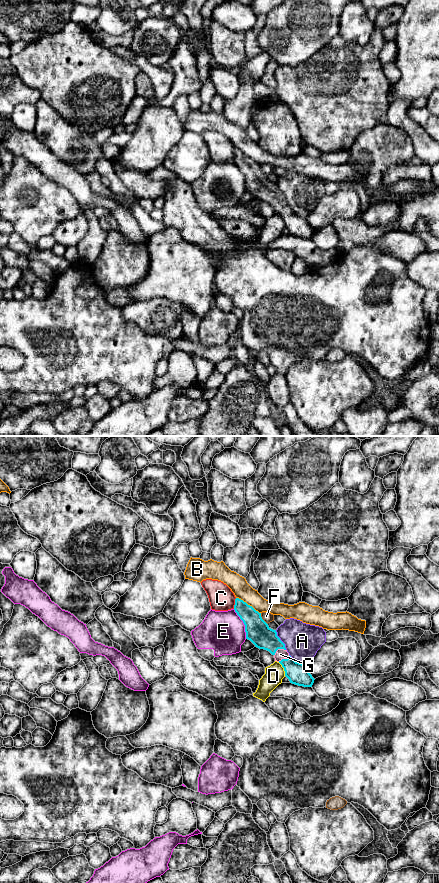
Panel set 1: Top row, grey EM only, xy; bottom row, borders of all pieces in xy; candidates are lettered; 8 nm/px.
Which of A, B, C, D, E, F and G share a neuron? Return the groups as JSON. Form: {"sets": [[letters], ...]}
{"sets": [["A"], ["B"], ["C"], ["D"], ["E"], ["F"], ["G"]]}

